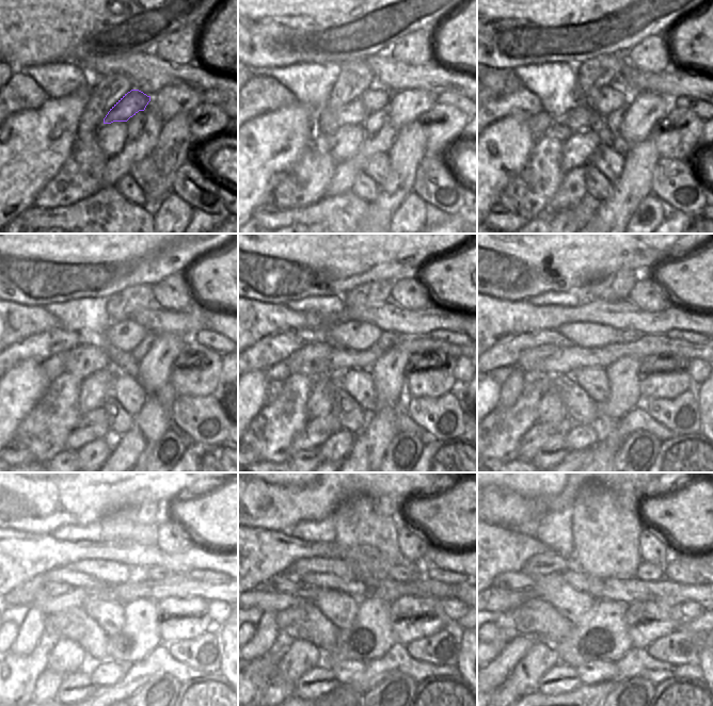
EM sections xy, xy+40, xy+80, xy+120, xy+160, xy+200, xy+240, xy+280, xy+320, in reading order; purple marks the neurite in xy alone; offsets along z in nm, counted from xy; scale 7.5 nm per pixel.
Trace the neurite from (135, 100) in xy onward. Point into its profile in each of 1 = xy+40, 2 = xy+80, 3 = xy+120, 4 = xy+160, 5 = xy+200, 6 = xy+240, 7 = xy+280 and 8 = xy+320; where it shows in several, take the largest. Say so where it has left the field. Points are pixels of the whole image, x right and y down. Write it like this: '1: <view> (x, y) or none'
1: xy+40 (354, 112)
2: xy+80 (581, 117)
3: xy+120 (82, 360)
4: xy+160 (312, 359)
5: xy+200 (531, 358)
6: xy+240 (51, 590)
7: xy+280 (284, 582)
8: xy+320 (512, 580)

